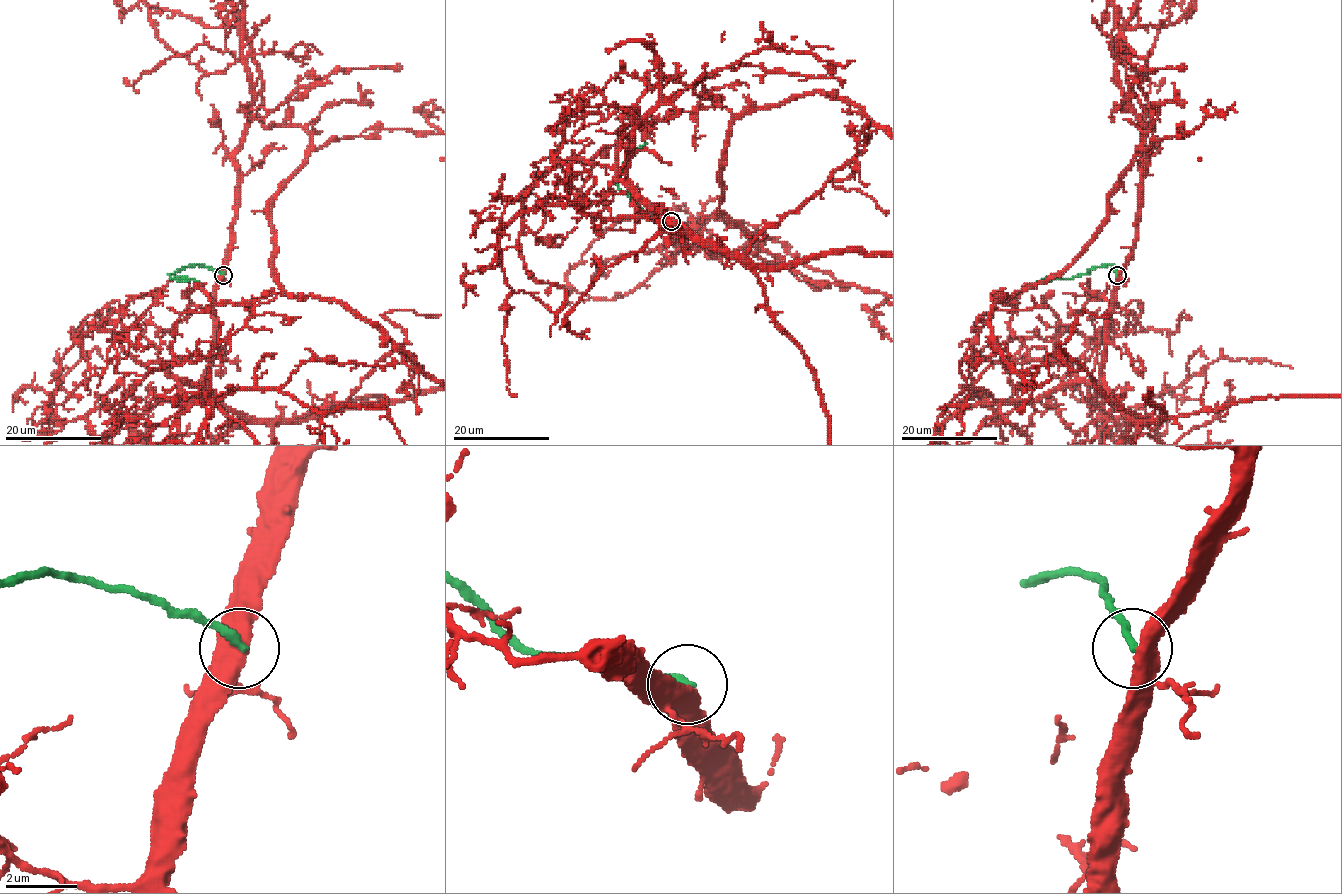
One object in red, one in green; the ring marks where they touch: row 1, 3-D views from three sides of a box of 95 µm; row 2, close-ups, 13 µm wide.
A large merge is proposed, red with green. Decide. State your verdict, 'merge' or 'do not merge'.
do not merge

